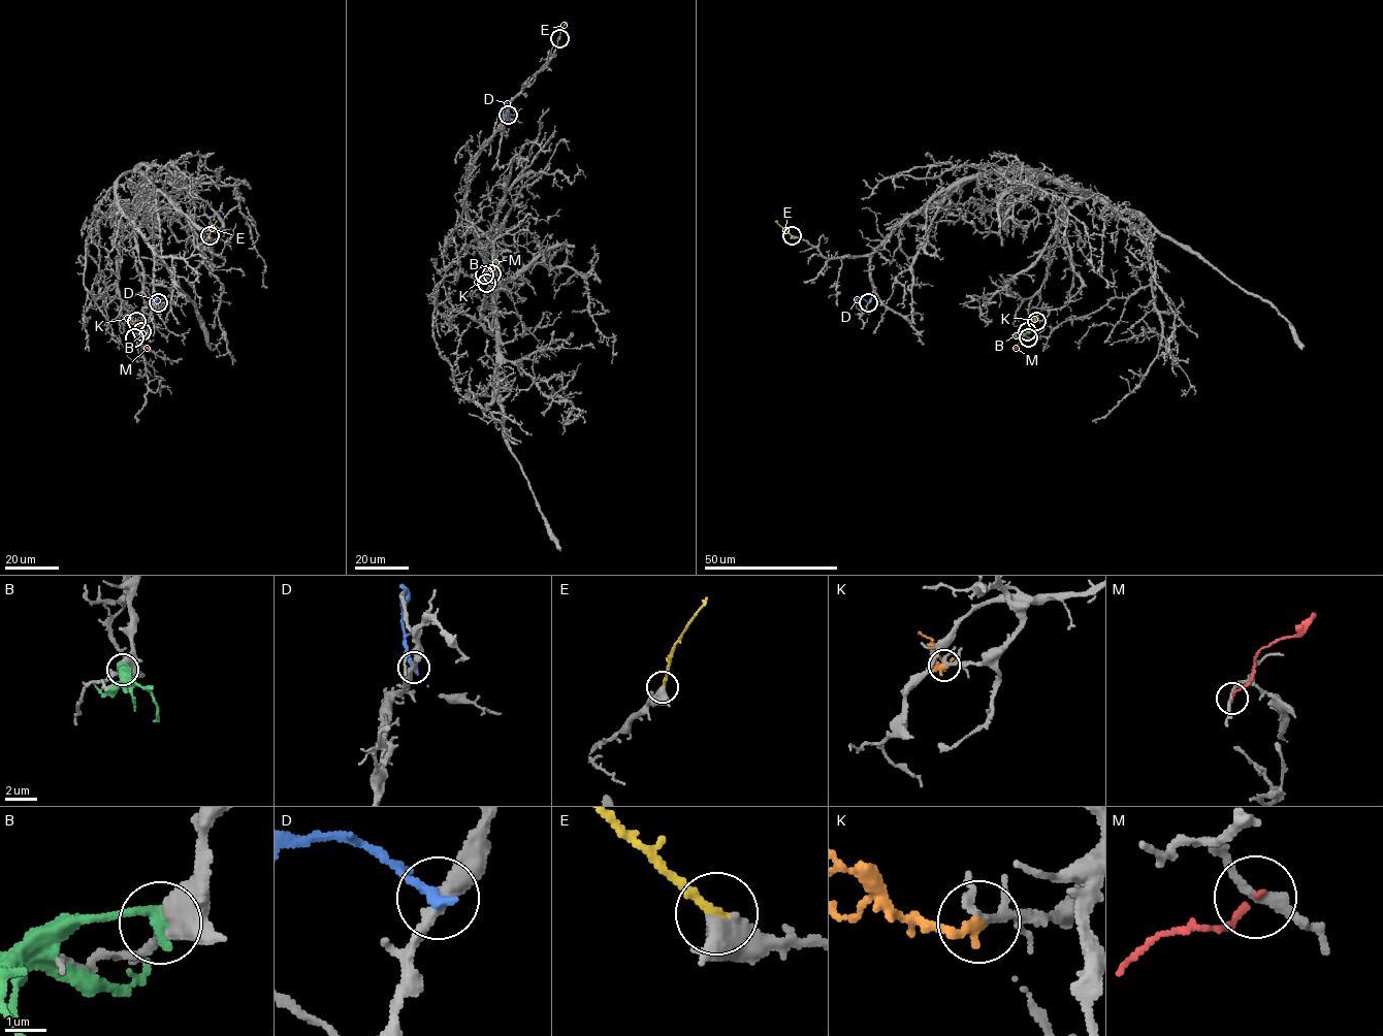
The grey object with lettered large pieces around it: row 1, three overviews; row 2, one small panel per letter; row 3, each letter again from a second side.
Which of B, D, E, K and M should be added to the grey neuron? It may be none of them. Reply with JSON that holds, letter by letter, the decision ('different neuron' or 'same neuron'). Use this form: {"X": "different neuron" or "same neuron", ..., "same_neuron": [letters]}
{"B": "different neuron", "D": "different neuron", "E": "same neuron", "K": "different neuron", "M": "different neuron", "same_neuron": ["E"]}

